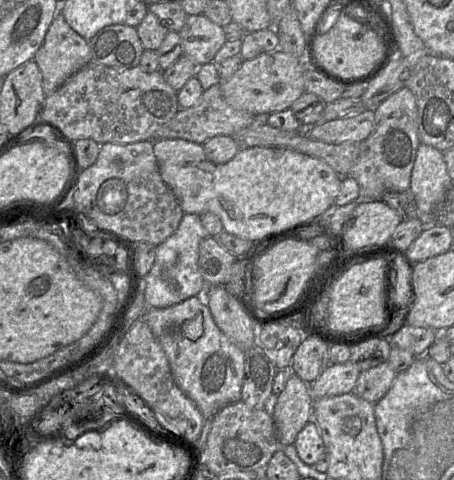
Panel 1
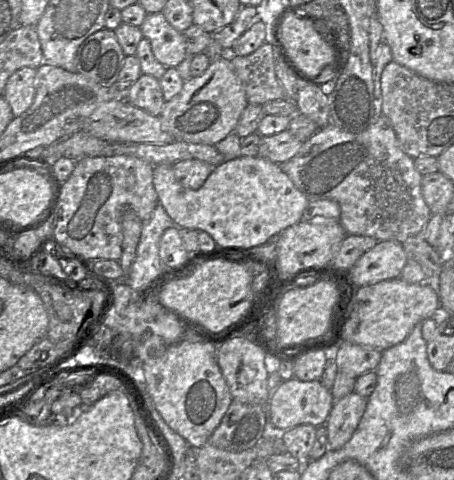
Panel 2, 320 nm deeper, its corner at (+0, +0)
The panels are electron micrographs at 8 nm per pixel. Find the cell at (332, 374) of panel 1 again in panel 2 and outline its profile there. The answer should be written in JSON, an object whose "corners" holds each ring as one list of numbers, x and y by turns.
{"corners":[[295,377,282,380,269,398,270,420,279,429,289,429,301,424,325,425,335,400,331,391,319,380,301,381]]}

